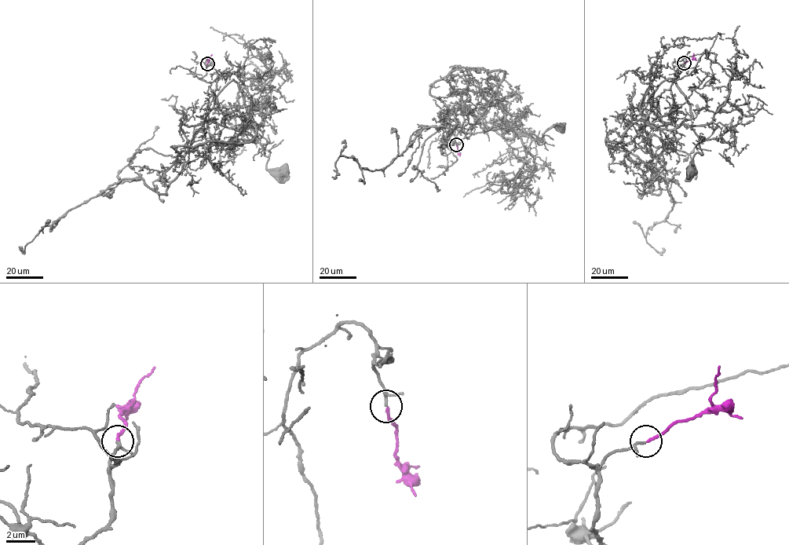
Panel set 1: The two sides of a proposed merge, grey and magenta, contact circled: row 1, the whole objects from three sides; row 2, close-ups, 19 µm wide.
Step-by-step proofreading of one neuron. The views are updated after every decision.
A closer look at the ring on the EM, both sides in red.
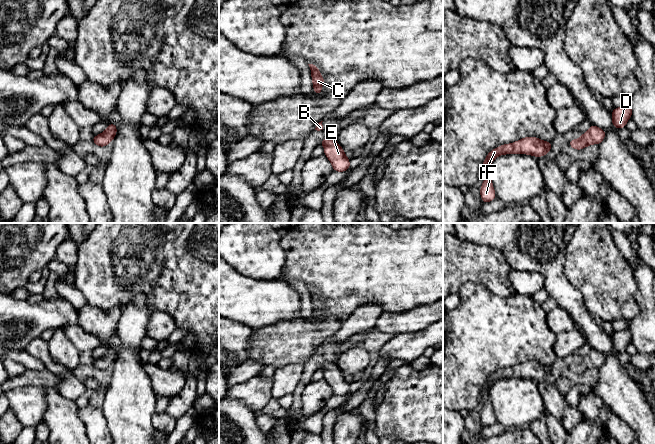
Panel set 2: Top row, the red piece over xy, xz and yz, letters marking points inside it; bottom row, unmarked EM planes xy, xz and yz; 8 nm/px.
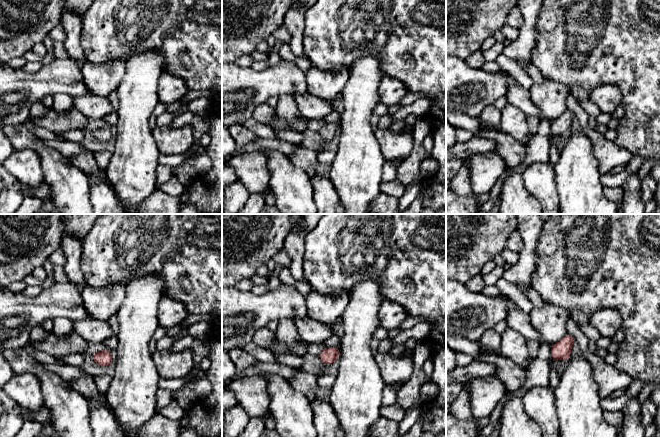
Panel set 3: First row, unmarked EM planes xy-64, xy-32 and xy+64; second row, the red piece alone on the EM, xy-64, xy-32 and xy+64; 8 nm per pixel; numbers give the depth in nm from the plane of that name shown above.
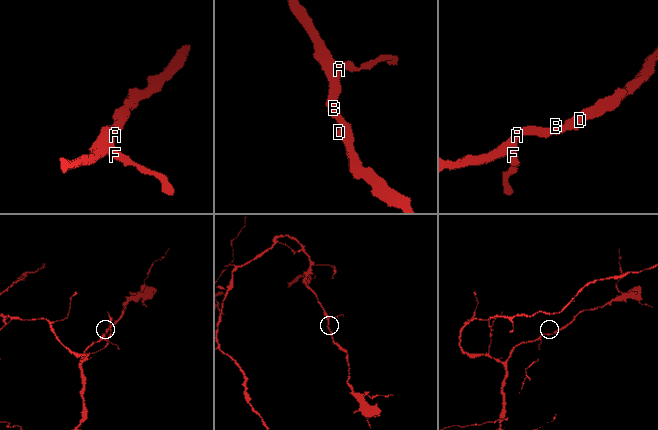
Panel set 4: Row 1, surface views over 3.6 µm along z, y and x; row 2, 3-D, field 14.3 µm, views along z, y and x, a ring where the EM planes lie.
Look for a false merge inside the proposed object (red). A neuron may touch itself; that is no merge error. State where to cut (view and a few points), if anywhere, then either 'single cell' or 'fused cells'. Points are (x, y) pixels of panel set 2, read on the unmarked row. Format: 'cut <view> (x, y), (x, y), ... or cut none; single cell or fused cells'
cut none; single cell

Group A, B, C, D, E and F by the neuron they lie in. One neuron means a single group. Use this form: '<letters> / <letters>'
A B C D E F

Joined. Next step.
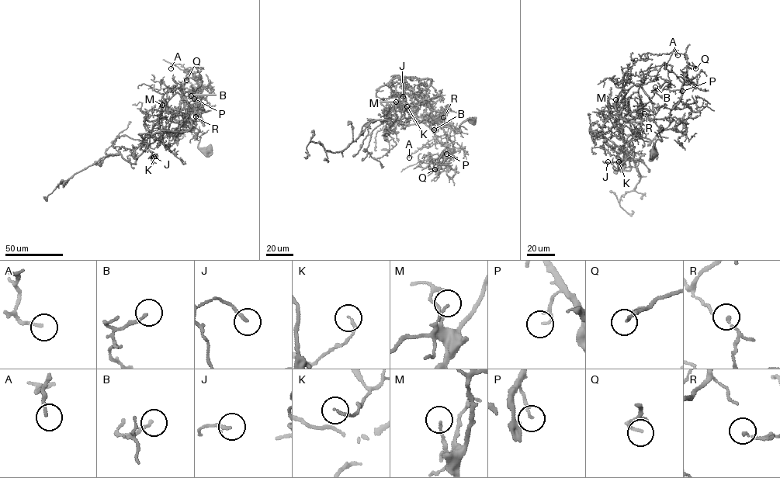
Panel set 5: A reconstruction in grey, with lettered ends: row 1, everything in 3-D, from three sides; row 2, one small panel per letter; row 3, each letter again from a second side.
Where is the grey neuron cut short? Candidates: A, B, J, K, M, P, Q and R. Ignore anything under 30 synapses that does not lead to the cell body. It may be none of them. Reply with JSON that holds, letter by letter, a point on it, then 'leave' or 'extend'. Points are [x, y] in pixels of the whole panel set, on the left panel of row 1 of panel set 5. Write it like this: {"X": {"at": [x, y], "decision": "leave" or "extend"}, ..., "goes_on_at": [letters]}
{"A": {"at": [171, 68], "decision": "leave"}, "B": {"at": [191, 95], "decision": "leave"}, "J": {"at": [154, 157], "decision": "leave"}, "K": {"at": [155, 156], "decision": "leave"}, "M": {"at": [162, 105], "decision": "leave"}, "P": {"at": [194, 98], "decision": "leave"}, "Q": {"at": [186, 80], "decision": "leave"}, "R": {"at": [195, 116], "decision": "leave"}, "goes_on_at": []}

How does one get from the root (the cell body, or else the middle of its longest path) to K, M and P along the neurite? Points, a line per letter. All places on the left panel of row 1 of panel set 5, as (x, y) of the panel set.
K: (209, 150), (198, 147), (200, 139), (194, 123), (173, 122), (167, 109), (149, 136), (148, 150), (155, 156)
M: (209, 150), (198, 147), (200, 139), (194, 123), (173, 122), (165, 101), (162, 105)
P: (209, 150), (198, 147), (198, 130), (190, 122), (195, 119), (199, 105), (195, 96), (194, 98)

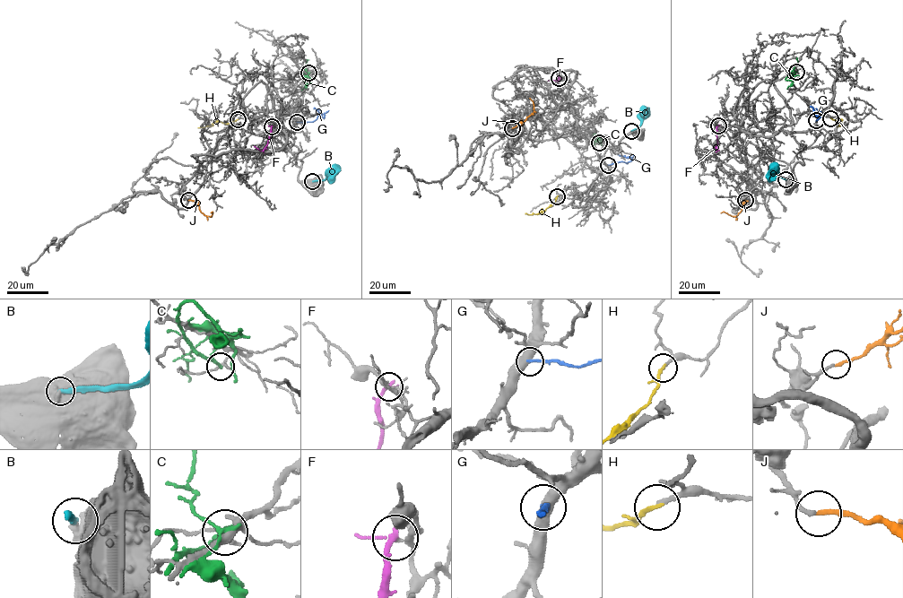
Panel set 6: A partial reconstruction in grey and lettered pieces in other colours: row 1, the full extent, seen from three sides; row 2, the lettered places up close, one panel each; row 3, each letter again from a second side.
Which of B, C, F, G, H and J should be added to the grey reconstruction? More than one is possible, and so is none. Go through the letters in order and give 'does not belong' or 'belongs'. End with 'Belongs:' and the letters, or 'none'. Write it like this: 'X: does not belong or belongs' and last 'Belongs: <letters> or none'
B: does not belong
C: does not belong
F: does not belong
G: does not belong
H: does not belong
J: belongs
Belongs: J

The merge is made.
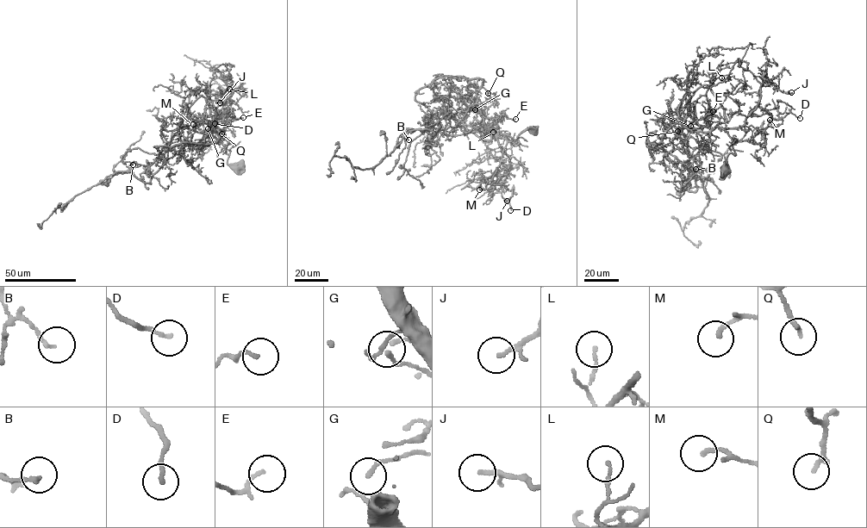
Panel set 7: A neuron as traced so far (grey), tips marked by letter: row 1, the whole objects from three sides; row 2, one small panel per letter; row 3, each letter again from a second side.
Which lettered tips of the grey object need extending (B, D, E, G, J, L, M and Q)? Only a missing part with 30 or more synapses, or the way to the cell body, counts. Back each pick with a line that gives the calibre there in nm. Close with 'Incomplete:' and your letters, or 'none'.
J: 120 nm
Q: 160 nm
Incomplete: J, Q

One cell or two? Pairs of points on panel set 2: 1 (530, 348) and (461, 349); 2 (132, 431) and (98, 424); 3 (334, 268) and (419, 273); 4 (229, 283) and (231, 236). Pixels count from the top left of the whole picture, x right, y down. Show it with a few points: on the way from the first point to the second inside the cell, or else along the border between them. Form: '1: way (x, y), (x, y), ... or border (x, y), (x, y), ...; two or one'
1: way (513, 349), (478, 349); one
2: border (101, 408), (110, 433); two
3: way (355, 268), (398, 268); one
4: border (229, 264), (240, 273), (251, 277); two

